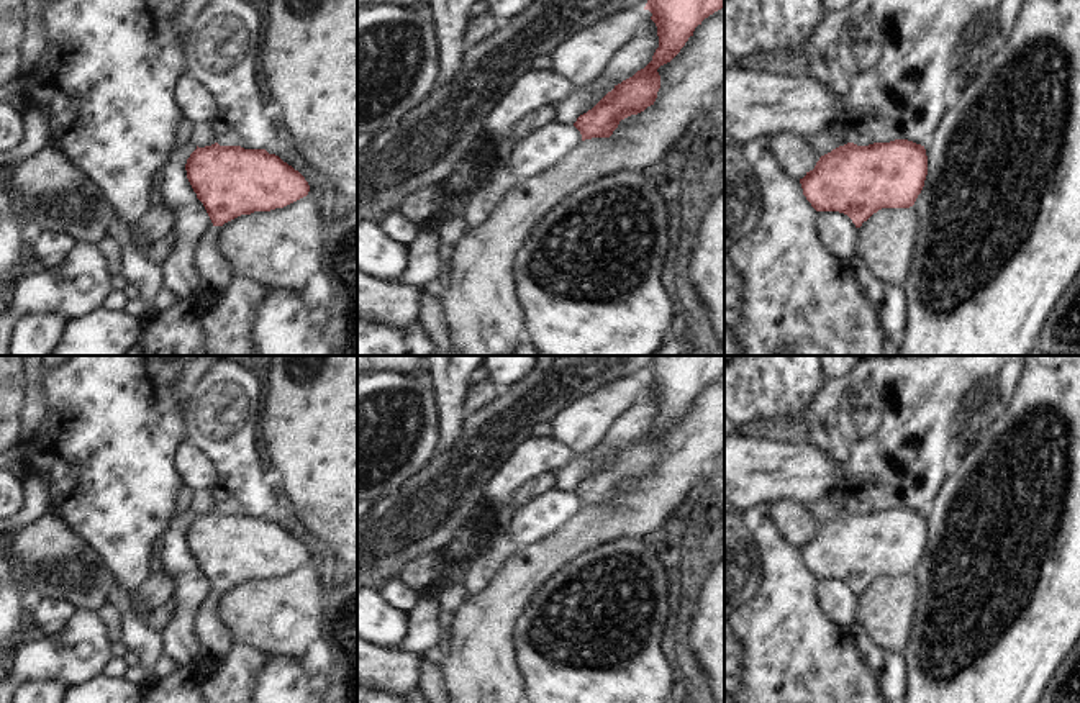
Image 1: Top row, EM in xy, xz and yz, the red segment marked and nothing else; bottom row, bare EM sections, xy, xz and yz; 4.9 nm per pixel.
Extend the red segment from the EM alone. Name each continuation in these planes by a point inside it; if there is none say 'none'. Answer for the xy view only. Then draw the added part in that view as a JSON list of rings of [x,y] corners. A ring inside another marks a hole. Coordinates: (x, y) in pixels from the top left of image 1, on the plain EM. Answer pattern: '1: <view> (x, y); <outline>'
1: xy (213, 638); [[[208,583],[208,592],[197,605],[192,628],[200,646],[200,654],[208,659],[221,659],[228,654],[233,641],[226,624],[220,619],[216,603],[221,593],[215,593]]]

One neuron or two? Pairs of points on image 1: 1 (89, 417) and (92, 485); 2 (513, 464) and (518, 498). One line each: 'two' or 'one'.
1: one
2: two

